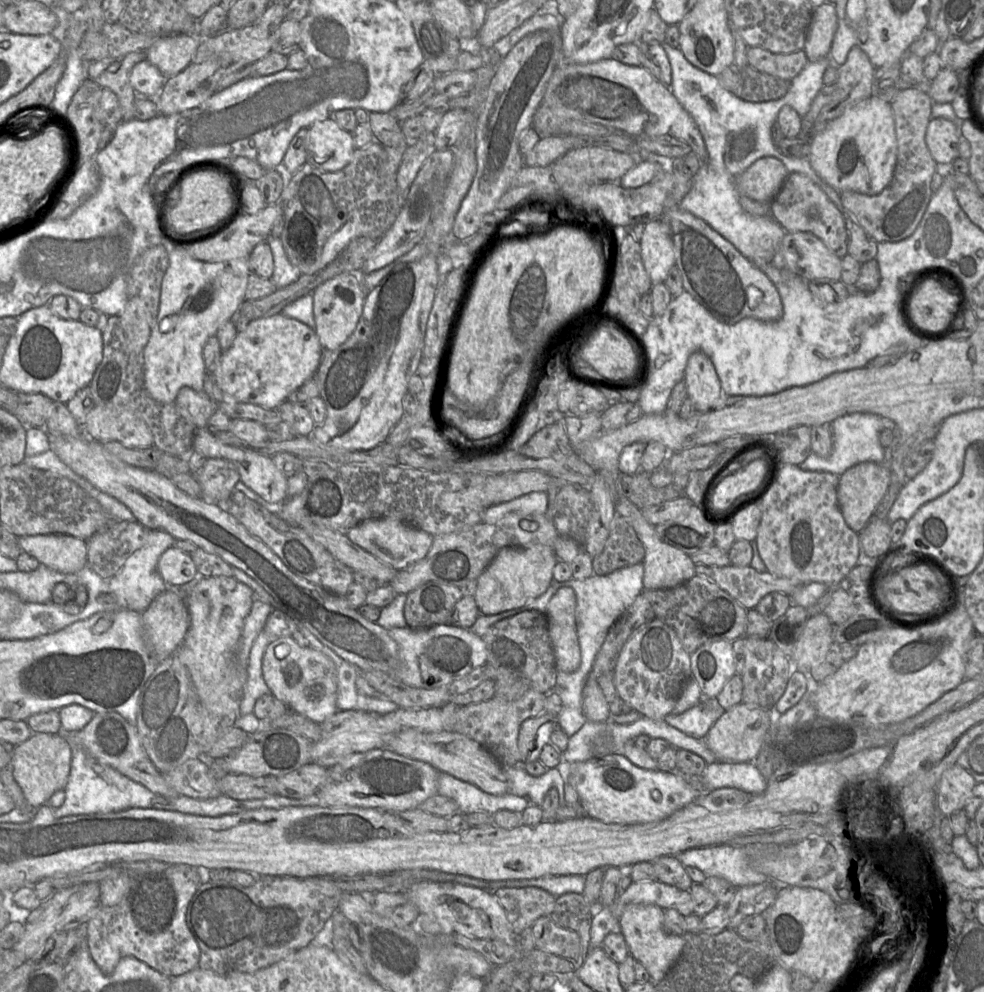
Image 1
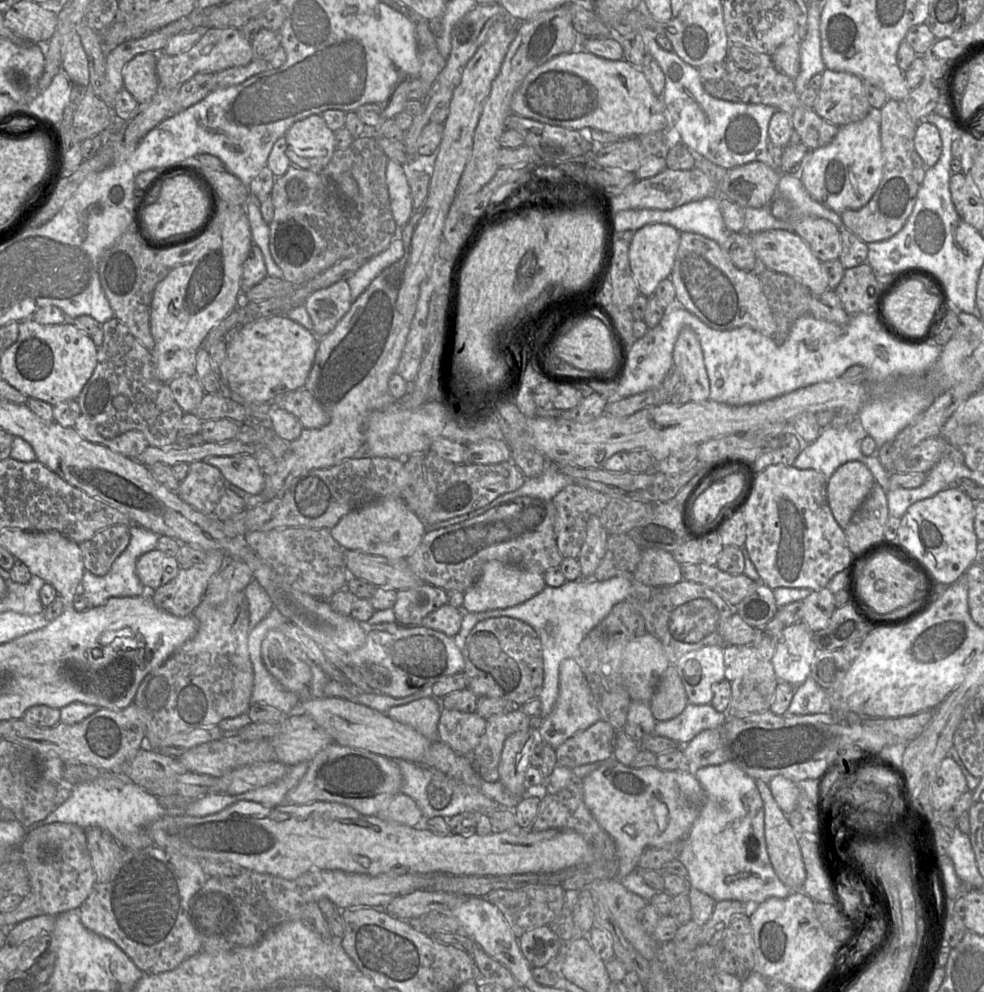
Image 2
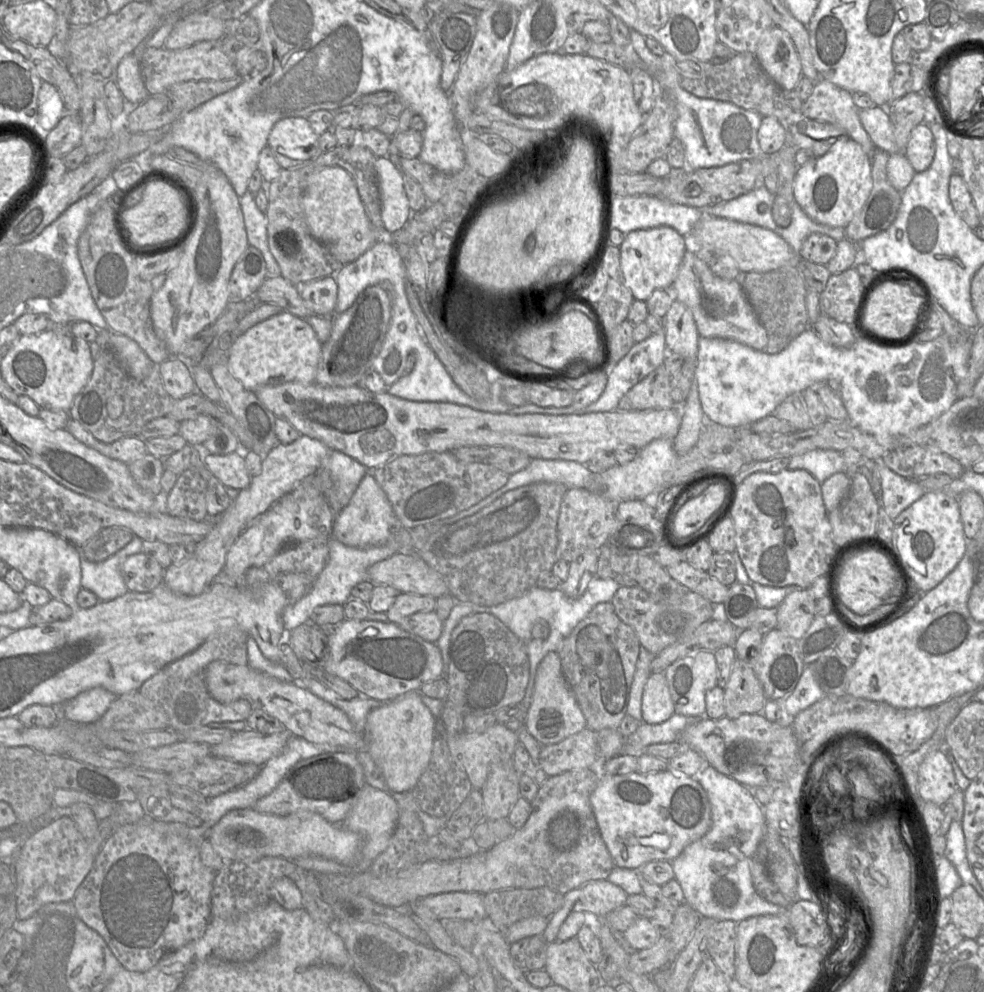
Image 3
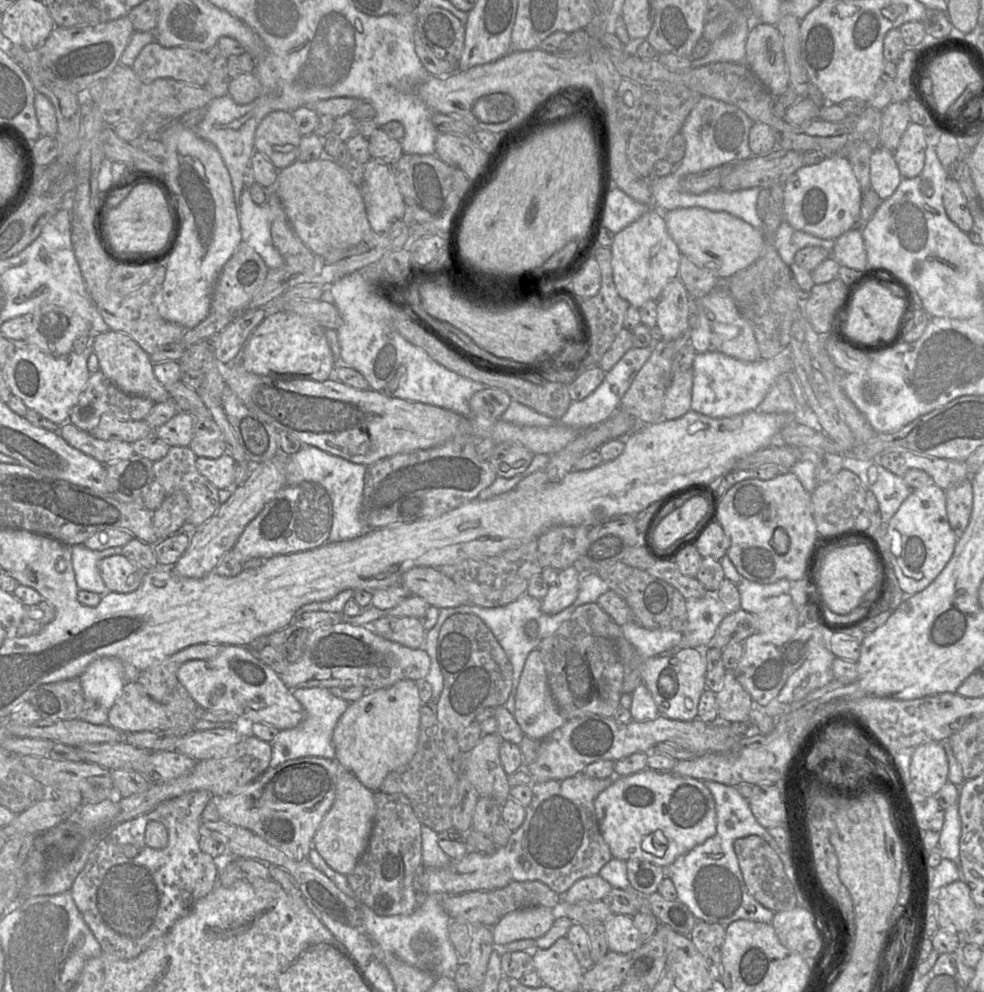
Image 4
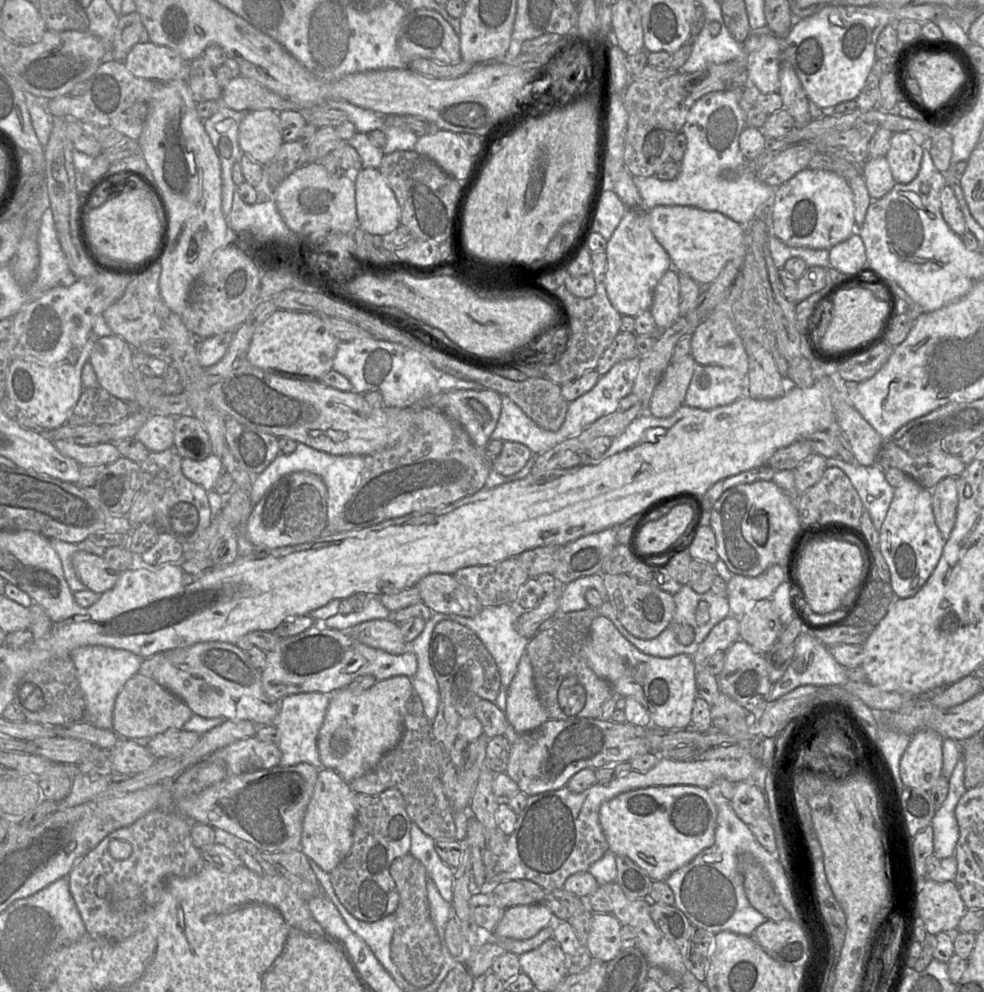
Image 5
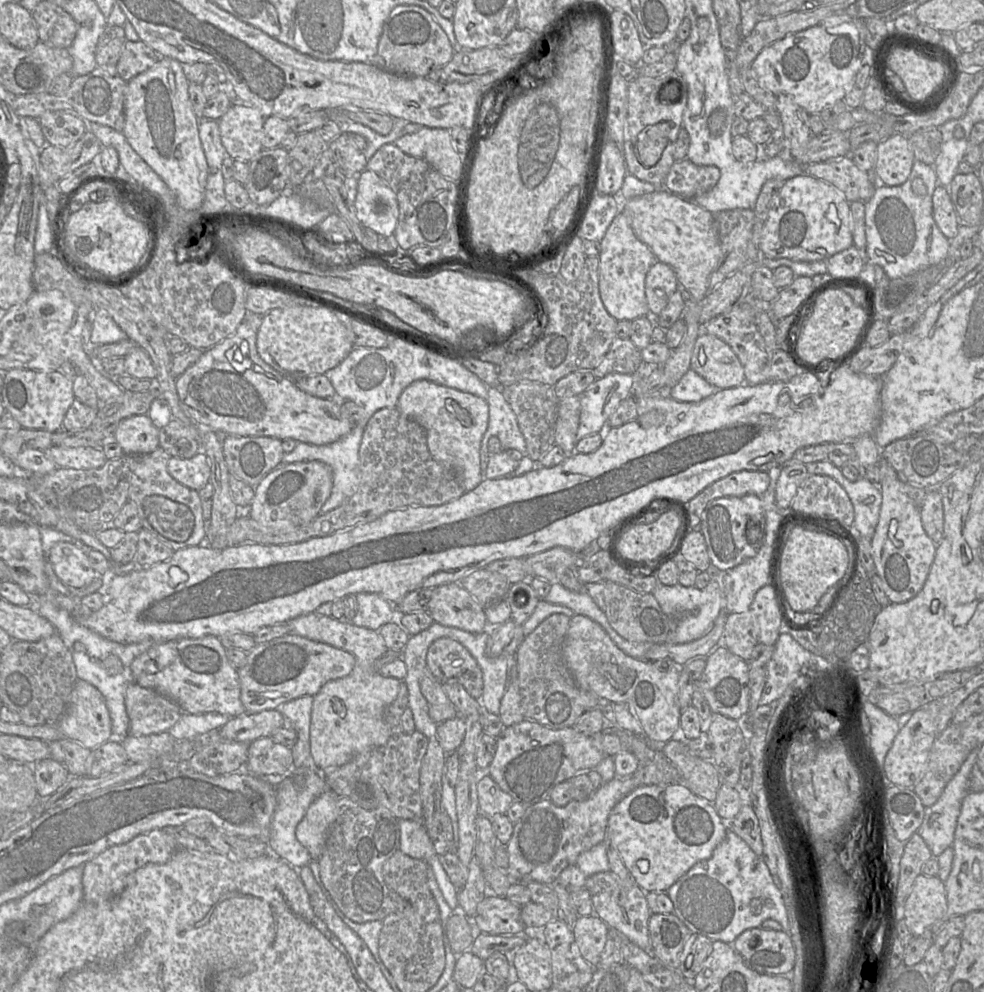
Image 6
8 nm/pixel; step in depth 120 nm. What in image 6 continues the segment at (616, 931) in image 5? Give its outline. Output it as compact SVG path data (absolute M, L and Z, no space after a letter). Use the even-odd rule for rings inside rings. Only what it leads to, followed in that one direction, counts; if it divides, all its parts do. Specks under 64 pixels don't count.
M596 915L578 917L573 934L582 957L596 966L609 937L609 926Z

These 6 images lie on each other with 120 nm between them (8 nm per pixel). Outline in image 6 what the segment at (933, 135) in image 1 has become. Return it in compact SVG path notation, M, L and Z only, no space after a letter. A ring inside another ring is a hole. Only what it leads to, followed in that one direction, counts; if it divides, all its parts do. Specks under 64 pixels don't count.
M894 133L879 142L877 149L877 162L872 171L875 186L893 187L904 184L916 161L908 137Z

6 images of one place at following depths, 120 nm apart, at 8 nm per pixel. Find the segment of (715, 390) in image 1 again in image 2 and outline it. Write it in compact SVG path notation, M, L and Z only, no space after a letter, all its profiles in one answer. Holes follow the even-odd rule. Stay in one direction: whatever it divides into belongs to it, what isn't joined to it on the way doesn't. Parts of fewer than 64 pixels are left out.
M690 327L683 328L678 335L673 350L673 364L689 386L691 400L695 403L707 401L710 398L710 382L699 339Z

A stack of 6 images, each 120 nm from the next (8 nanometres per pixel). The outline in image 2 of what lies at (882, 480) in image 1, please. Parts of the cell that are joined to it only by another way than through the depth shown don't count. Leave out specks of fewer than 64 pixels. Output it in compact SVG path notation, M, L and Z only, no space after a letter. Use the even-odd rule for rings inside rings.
M859 461L840 466L828 479L827 500L832 514L844 530L875 485L865 464Z

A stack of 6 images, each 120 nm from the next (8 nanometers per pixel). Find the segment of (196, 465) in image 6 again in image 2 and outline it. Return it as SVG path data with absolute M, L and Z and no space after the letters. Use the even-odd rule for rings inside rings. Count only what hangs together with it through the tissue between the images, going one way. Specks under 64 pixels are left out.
M242 453L233 456L208 456L202 461L218 468L228 484L235 485L250 495L258 495L265 486L266 476L253 455Z

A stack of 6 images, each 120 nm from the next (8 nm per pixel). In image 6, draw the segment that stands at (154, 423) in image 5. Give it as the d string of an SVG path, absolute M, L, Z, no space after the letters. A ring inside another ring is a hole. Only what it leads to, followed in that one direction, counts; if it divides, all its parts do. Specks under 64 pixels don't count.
M147 414L131 416L118 424L114 438L125 456L148 454L159 447L159 428Z

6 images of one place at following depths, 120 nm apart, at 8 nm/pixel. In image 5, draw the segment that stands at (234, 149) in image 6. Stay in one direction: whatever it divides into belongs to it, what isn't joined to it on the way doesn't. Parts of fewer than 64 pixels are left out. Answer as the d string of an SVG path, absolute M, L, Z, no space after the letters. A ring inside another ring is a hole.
M270 109L247 112L238 130L243 155L265 165L284 143L280 133L279 113Z

